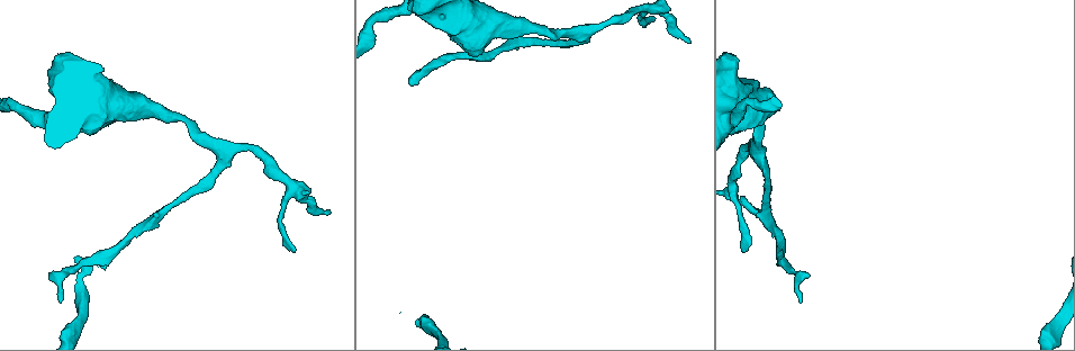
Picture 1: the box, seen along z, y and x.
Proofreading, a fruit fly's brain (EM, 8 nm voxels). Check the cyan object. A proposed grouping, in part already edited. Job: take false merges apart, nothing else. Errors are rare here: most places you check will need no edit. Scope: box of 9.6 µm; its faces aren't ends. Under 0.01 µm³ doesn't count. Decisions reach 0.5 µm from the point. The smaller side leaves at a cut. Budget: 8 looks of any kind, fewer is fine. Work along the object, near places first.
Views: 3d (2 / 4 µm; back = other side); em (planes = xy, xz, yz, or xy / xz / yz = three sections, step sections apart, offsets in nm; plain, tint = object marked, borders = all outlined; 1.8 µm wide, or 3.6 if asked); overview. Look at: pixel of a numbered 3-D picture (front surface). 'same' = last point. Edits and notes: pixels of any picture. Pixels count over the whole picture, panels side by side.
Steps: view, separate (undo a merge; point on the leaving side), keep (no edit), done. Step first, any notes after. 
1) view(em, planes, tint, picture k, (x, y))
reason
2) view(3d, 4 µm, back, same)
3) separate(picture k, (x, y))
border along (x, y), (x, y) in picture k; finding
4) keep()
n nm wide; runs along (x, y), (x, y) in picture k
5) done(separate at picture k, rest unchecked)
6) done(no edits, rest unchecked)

view(em, 3.6 µm, yz, step 4, tint, picture 1, (123, 104))
calibre changes

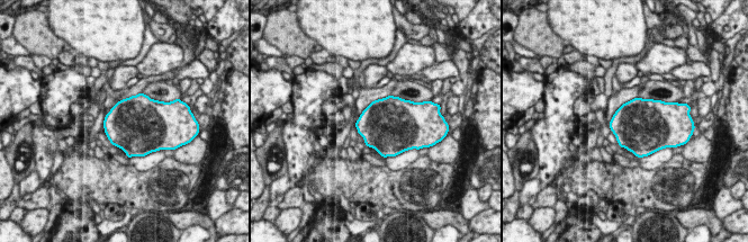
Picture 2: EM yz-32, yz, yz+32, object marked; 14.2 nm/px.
view(em, 3.6 µm, planes, tint, same)
another direction

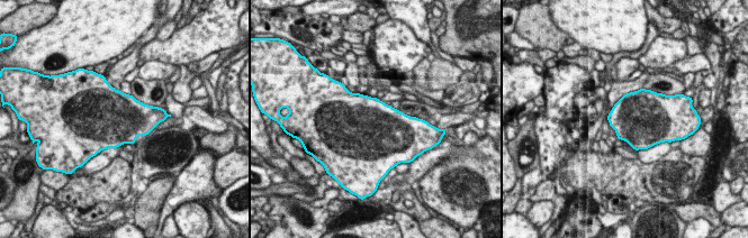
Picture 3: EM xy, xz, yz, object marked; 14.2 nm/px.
keep()
all the same neuron

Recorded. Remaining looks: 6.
view(em, planes, tint, picture 1, (416, 76))
abrupt turn

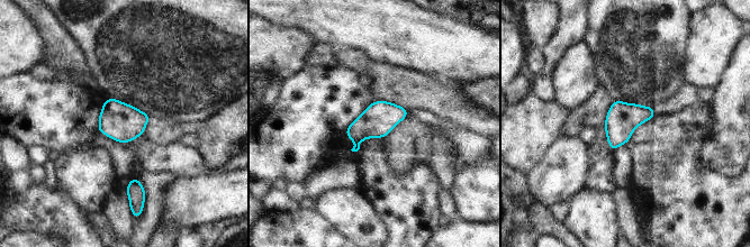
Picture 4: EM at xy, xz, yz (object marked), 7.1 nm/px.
keep()
220 nm wide; continuous, no second neuron

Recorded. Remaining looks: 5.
view(em, 3.6 µm, planes, plain, picture 1, (582, 36))
three-way junction

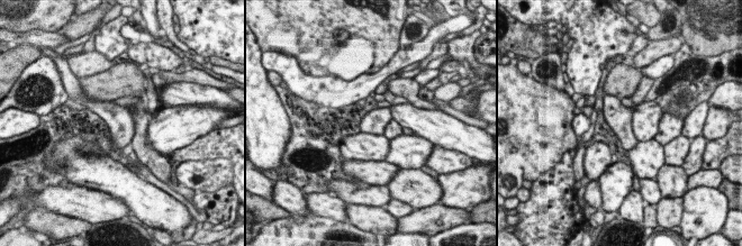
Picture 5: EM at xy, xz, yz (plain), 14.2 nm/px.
view(em, 3.6 µm, planes, tint, same)

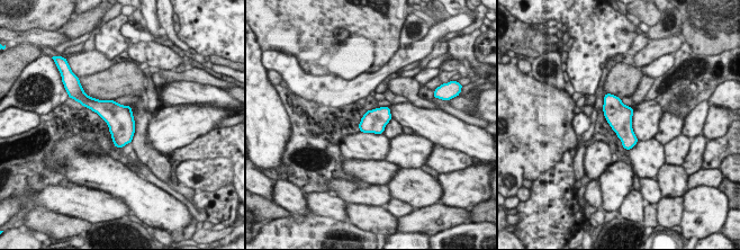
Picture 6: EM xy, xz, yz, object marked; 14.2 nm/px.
keep()
all the same neuron

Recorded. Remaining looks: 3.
done(no edits, rest unchecked)

